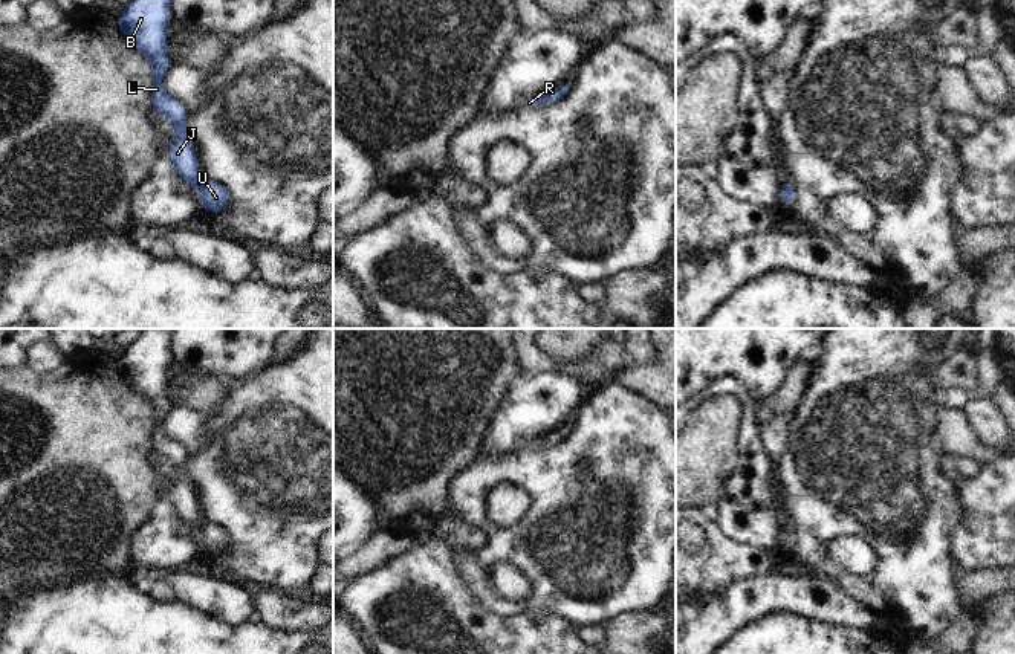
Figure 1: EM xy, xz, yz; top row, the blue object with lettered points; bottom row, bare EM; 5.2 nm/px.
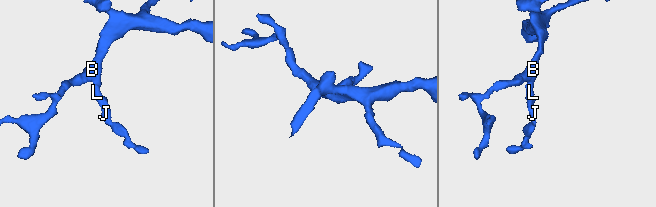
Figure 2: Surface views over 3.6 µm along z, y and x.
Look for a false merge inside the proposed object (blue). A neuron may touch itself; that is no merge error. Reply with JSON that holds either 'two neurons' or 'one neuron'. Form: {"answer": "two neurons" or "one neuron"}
{"answer": "one neuron"}

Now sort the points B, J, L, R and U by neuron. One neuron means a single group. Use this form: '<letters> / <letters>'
B J L R U

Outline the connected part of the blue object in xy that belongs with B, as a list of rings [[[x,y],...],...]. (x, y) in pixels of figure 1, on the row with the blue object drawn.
[[[131,0],[116,18],[125,40],[151,63],[154,76],[151,110],[164,115],[176,130],[167,153],[174,171],[183,182],[199,189],[203,209],[225,211],[231,203],[231,194],[223,185],[202,179],[196,148],[185,125],[188,110],[162,89],[165,72],[171,64],[167,53],[167,31],[171,23],[170,0]]]

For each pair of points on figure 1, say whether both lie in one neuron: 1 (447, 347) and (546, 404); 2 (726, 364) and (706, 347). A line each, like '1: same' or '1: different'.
1: different
2: same

